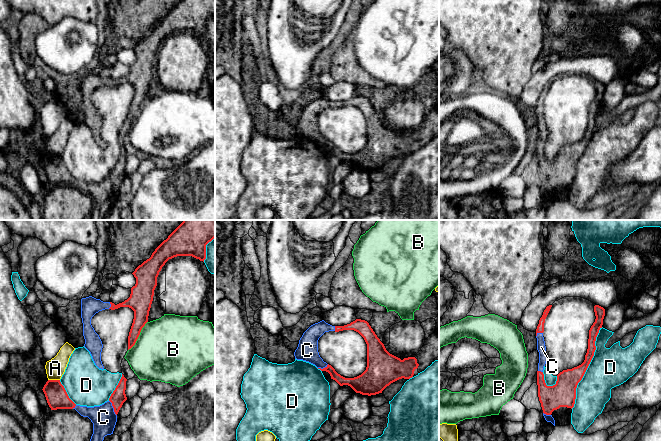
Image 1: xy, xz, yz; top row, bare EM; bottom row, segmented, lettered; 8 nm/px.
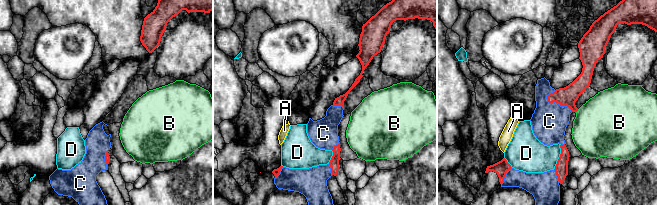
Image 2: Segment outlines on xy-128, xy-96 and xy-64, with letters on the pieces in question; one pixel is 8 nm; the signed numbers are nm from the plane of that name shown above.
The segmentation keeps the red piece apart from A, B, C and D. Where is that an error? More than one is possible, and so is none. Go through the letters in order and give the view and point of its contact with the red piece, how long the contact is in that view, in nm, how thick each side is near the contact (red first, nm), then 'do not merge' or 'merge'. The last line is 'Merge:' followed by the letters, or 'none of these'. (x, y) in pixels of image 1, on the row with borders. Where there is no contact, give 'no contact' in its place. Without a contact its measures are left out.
A: xy (54, 380) | 100 nm | 180/160 nm | do not merge
B: xy (138, 336) | 280 nm | 150/500 nm | do not merge
C: xy (113, 407) | 140 nm | 120/200 nm | merge
D: yz (587, 367) | 700 nm | 180/320 nm | do not merge
Merge: C

